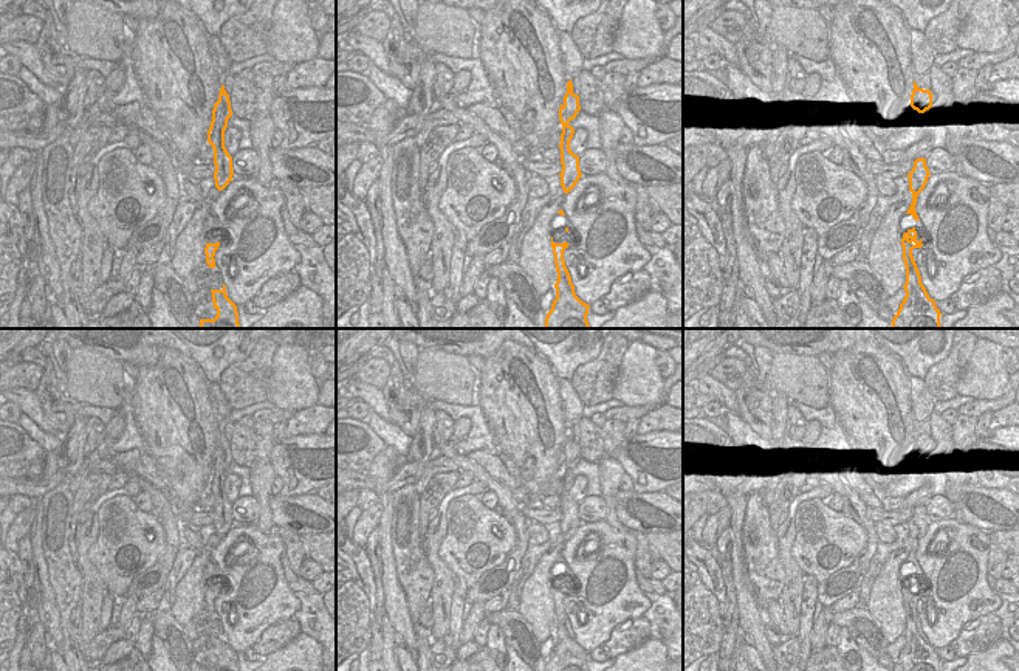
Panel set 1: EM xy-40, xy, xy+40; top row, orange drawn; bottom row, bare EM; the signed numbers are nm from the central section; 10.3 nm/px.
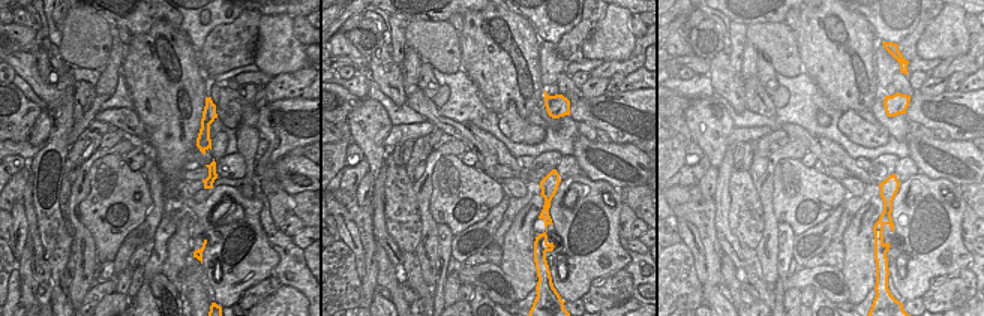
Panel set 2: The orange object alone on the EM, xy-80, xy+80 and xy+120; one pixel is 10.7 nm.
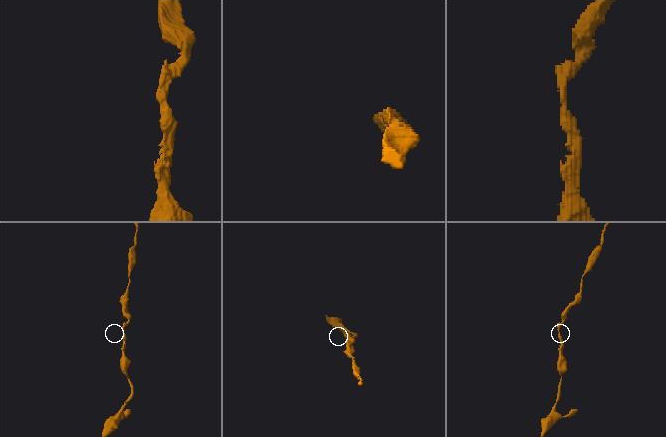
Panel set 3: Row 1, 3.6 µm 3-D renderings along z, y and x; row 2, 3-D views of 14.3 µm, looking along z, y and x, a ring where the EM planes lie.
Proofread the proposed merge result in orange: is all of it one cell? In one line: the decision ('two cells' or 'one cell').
one cell

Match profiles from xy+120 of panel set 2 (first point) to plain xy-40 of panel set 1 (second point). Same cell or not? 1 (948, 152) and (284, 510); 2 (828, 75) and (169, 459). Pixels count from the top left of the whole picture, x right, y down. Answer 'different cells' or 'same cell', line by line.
1: same cell
2: same cell

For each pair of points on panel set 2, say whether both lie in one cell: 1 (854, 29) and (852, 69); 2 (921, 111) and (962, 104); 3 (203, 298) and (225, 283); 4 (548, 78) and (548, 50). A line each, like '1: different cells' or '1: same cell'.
1: same cell
2: same cell
3: different cells
4: same cell

